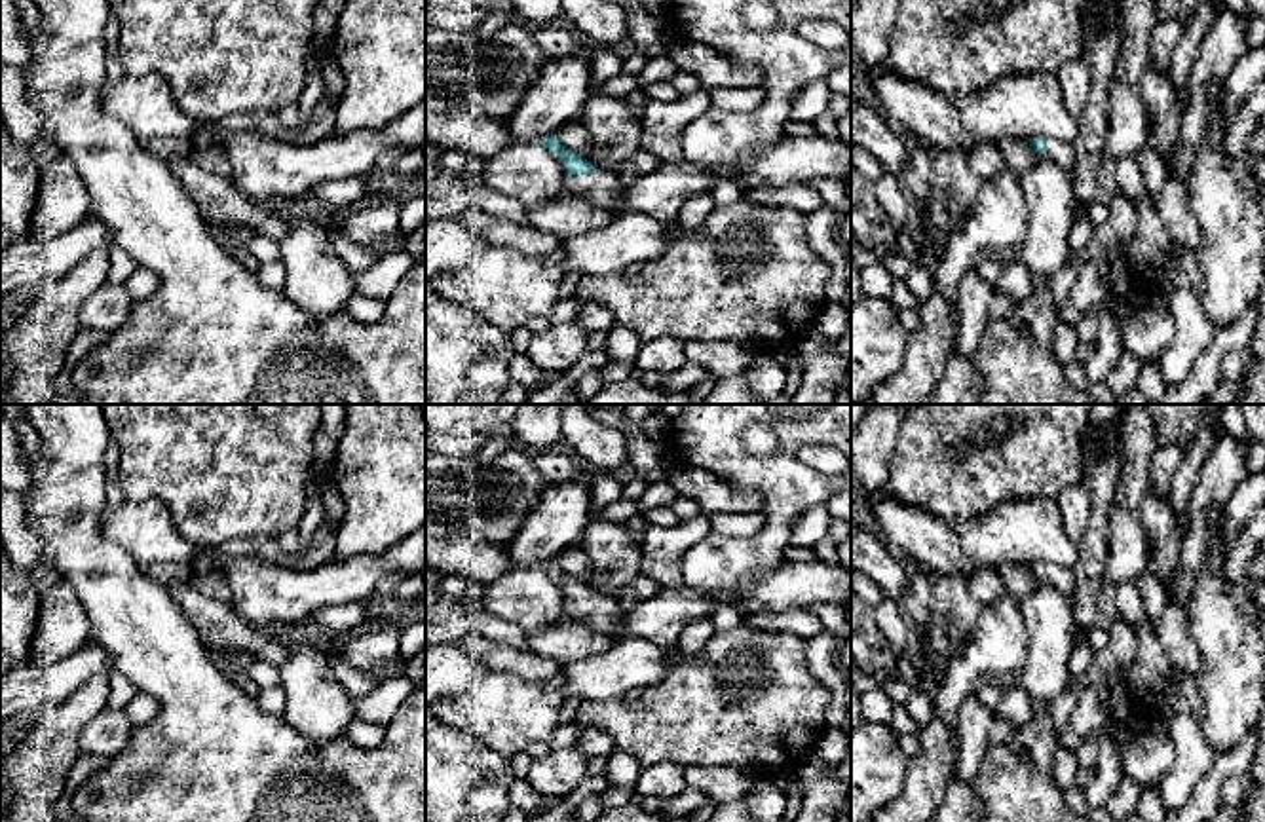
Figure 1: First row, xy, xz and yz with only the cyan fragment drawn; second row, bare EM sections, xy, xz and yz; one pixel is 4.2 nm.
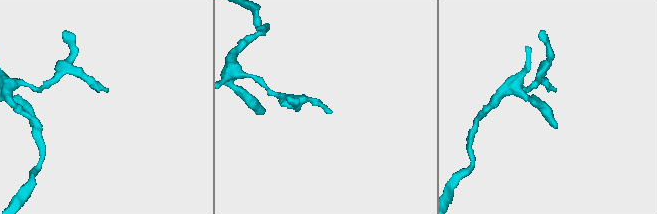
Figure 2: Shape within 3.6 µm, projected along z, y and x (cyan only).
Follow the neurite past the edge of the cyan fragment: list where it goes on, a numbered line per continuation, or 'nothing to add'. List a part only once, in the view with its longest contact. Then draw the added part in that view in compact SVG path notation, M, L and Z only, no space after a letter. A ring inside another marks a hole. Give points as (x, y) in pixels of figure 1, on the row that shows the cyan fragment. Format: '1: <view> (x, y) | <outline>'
1: xz (603, 188) | M593 167L583 175L568 175L566 188L593 207L614 215L621 207L623 184L614 171Z

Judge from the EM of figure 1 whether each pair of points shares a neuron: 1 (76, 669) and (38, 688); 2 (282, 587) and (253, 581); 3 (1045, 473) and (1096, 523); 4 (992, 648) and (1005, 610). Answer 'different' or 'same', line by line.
1: same
2: same
3: different
4: same

